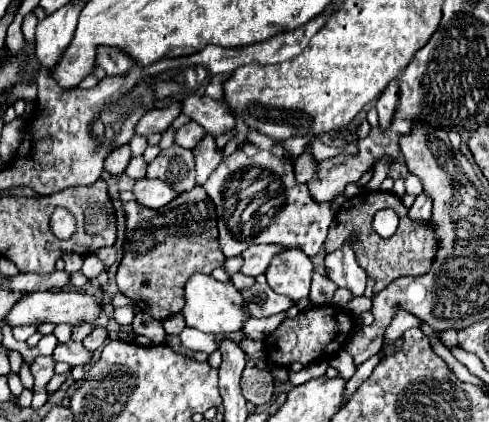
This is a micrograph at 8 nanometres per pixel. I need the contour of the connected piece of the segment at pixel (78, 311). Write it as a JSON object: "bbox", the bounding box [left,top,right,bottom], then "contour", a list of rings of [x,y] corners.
{"bbox":[4,291,100,327],"contour":[[[44,291],[44,293],[24,293],[14,307],[8,311],[8,315],[4,317],[4,321],[10,327],[22,327],[22,325],[42,325],[42,323],[94,323],[94,319],[100,313],[100,303],[98,299],[90,297],[90,295],[82,295],[82,293],[66,293],[66,291]]]}

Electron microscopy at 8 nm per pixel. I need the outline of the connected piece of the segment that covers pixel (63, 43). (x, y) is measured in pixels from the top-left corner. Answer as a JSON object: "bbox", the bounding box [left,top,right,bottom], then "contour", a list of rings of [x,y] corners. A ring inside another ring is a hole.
{"bbox":[36,1,86,69],"contour":[[[82,1],[82,3],[78,3],[78,5],[68,3],[68,5],[64,5],[62,9],[58,9],[56,13],[44,17],[44,19],[38,23],[38,27],[36,27],[36,59],[38,59],[38,63],[44,65],[46,69],[54,69],[54,67],[58,65],[58,61],[62,59],[66,47],[70,45],[70,41],[72,41],[72,37],[74,37],[76,21],[78,21],[78,15],[80,15],[84,3],[86,3],[86,1]]]}

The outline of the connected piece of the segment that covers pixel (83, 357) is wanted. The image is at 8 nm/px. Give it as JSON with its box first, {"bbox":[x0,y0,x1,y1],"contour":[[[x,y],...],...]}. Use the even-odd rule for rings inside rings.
{"bbox":[52,341,92,365],"contour":[[[68,341],[68,343],[56,345],[52,357],[54,357],[54,361],[66,361],[68,365],[86,365],[90,361],[92,353],[86,351],[82,343]]]}

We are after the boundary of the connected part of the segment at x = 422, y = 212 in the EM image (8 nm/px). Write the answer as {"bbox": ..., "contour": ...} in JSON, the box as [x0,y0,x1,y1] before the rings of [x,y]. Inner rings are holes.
{"bbox":[408,193,432,221],"contour":[[[420,193],[414,201],[414,205],[410,207],[408,215],[410,215],[410,219],[416,219],[416,221],[428,221],[430,219],[430,209],[432,209],[430,197],[426,193]]]}

